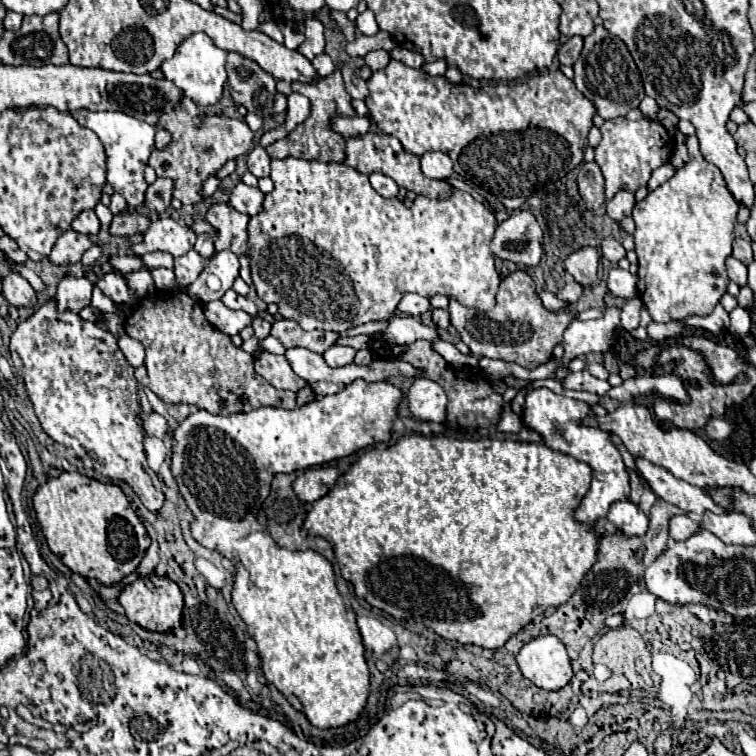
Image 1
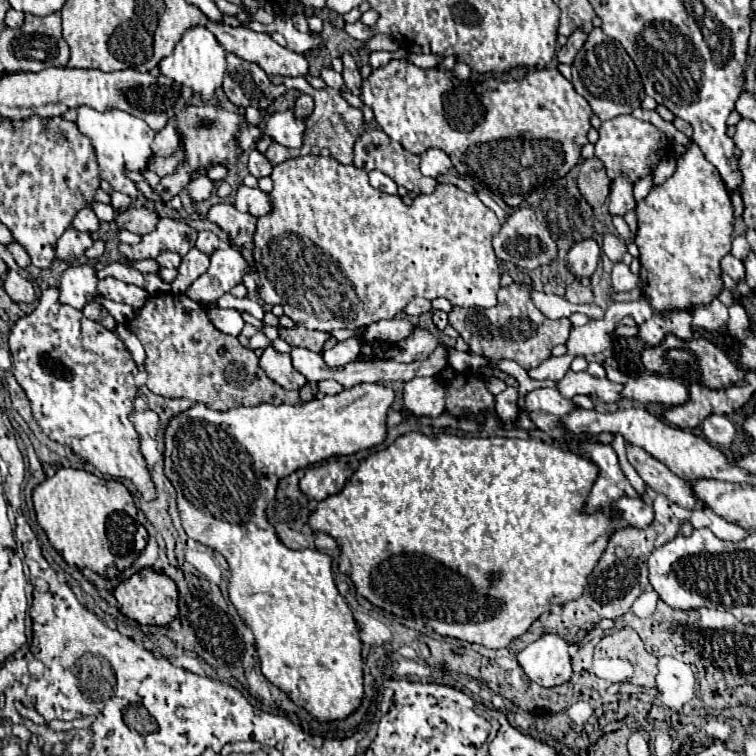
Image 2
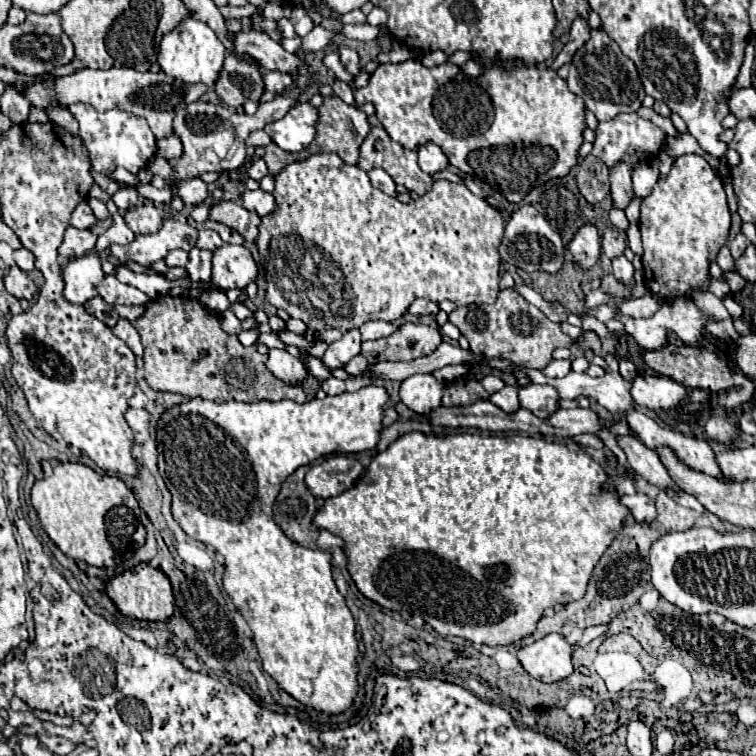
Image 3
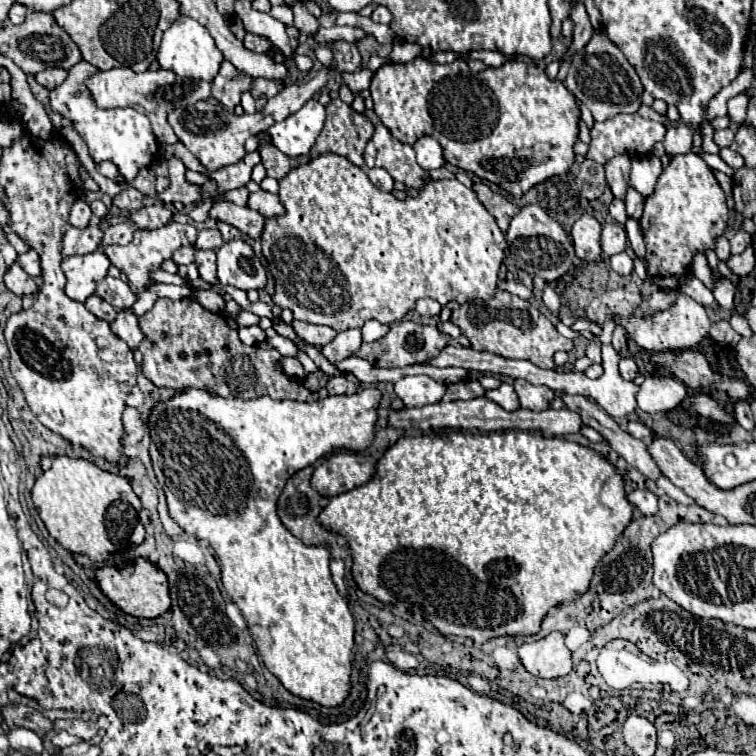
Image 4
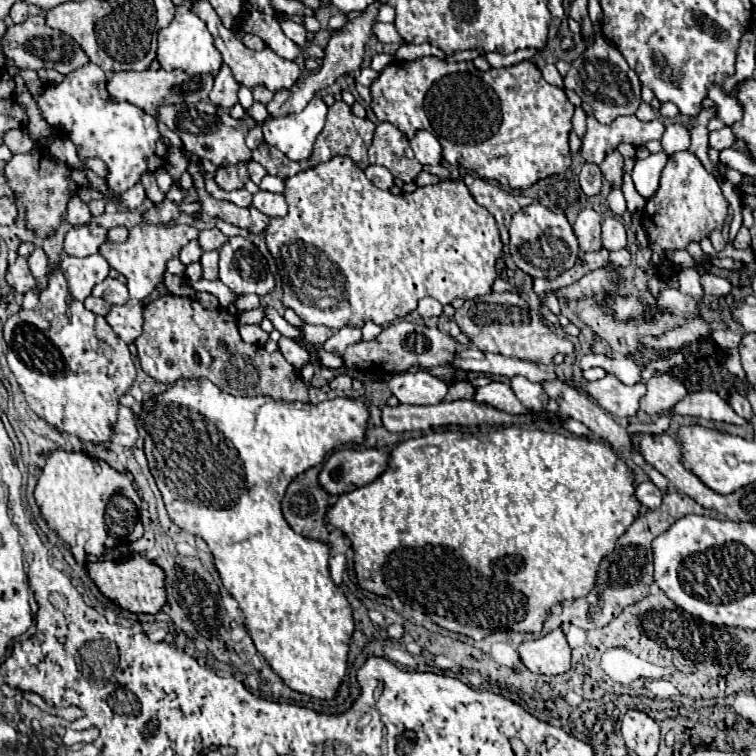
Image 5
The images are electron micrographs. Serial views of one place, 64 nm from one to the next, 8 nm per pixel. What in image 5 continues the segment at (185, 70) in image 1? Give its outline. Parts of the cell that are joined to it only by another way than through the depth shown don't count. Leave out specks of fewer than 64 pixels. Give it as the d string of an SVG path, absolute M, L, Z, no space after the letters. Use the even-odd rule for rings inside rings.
M178 10L170 26L158 32L158 62L164 70L186 70L192 74L218 72L222 66L222 56L214 46L214 38L206 28L206 22L198 18L192 10Z

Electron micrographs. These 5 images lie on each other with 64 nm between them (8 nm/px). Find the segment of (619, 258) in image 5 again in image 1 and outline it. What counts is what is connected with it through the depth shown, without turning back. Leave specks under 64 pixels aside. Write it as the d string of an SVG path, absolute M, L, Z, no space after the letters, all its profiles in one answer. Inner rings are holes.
M614 266L608 276L608 290L620 298L632 298L636 294L636 276L620 266Z

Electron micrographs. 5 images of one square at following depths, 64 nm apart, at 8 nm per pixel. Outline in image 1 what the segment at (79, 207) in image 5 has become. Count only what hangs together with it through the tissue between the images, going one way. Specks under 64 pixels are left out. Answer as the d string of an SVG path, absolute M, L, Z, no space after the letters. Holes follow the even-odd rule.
M84 210L80 212L74 220L72 220L72 228L80 234L88 234L88 236L96 236L100 230L100 222L94 214L94 210Z

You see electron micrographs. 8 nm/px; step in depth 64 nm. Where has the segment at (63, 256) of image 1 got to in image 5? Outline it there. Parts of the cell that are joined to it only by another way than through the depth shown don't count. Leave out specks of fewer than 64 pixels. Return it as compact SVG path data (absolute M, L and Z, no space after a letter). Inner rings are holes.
M94 222L76 226L66 234L64 240L64 252L68 256L90 256L100 250L100 246L106 242L108 230L104 226L98 226Z

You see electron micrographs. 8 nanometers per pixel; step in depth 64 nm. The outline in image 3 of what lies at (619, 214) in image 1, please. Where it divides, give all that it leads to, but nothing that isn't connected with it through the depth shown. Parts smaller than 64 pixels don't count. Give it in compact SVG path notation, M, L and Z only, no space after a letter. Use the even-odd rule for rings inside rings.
M618 162L610 168L610 196L616 208L626 208L632 198L632 180L630 180L630 164Z

